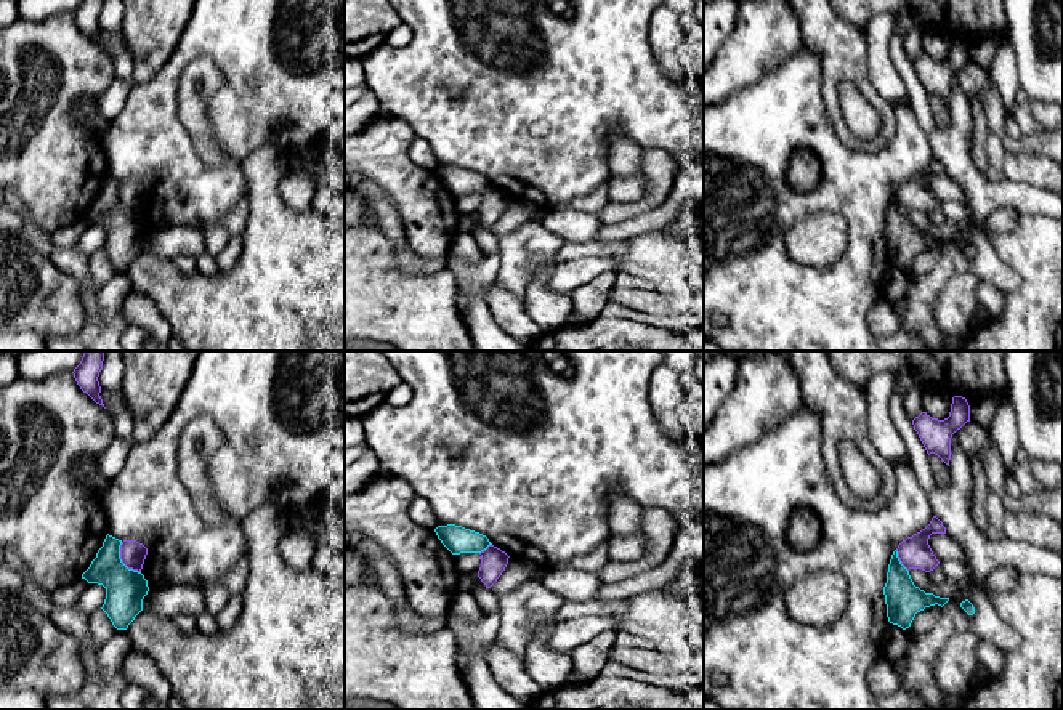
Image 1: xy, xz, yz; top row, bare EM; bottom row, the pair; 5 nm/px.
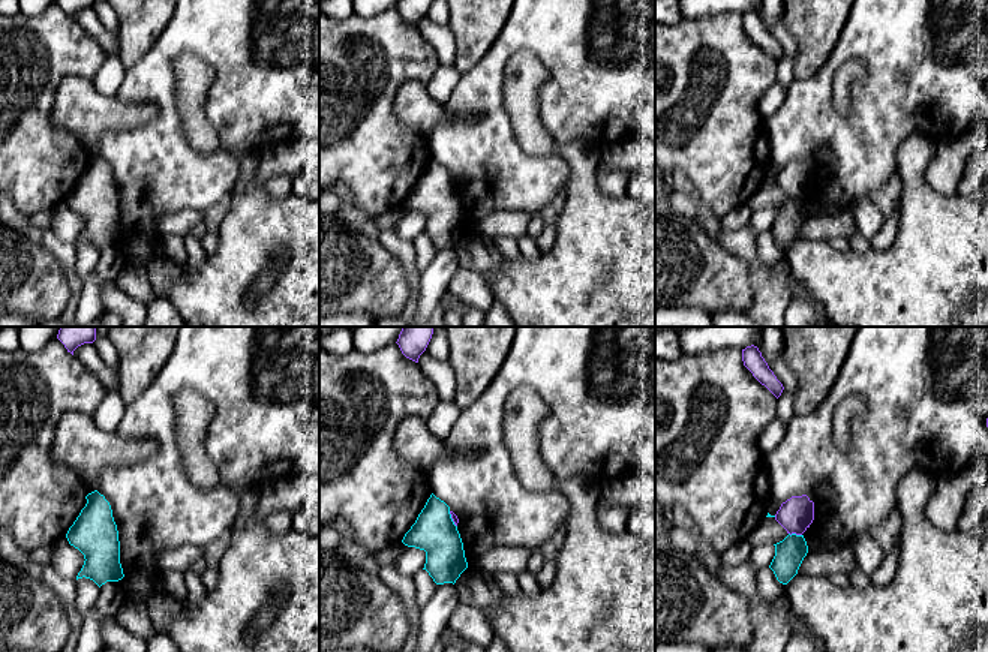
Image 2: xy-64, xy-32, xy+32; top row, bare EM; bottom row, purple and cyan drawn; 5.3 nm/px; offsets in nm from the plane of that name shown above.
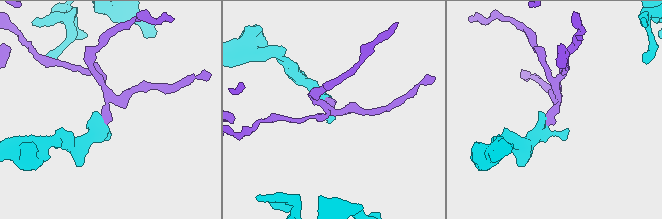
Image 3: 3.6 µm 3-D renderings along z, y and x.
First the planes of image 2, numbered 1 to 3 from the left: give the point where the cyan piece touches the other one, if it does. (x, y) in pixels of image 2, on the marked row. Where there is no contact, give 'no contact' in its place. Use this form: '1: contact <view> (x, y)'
1: no contact
2: contact xy-32 (452, 517)
3: contact xy+32 (795, 532)

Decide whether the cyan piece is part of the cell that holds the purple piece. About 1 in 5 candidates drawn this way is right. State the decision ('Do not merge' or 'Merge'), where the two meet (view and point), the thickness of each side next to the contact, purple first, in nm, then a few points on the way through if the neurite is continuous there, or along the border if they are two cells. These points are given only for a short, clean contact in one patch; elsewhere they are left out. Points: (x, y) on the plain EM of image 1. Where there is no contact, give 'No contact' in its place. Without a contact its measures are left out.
Do not merge. Touches purple at xy (122, 202). Thickness 130 nm (purple) against 200 nm. Boundary: xy (121, 183), (121, 201), (140, 213)

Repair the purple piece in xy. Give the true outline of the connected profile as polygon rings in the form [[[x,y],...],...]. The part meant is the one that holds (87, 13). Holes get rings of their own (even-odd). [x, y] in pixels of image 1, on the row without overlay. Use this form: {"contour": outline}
{"contour": [[[82,0],[72,14],[80,30],[87,34],[96,45],[104,48],[99,37],[101,27],[98,22],[99,13],[103,10],[103,2],[104,0]]]}

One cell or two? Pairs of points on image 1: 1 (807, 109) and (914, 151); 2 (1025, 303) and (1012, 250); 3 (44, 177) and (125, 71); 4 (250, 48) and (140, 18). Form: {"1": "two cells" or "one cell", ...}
{"1": "one cell", "2": "one cell", "3": "two cells", "4": "two cells"}

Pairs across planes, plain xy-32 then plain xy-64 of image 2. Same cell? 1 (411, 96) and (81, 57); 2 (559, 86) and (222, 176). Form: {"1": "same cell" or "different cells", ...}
{"1": "different cells", "2": "same cell"}

